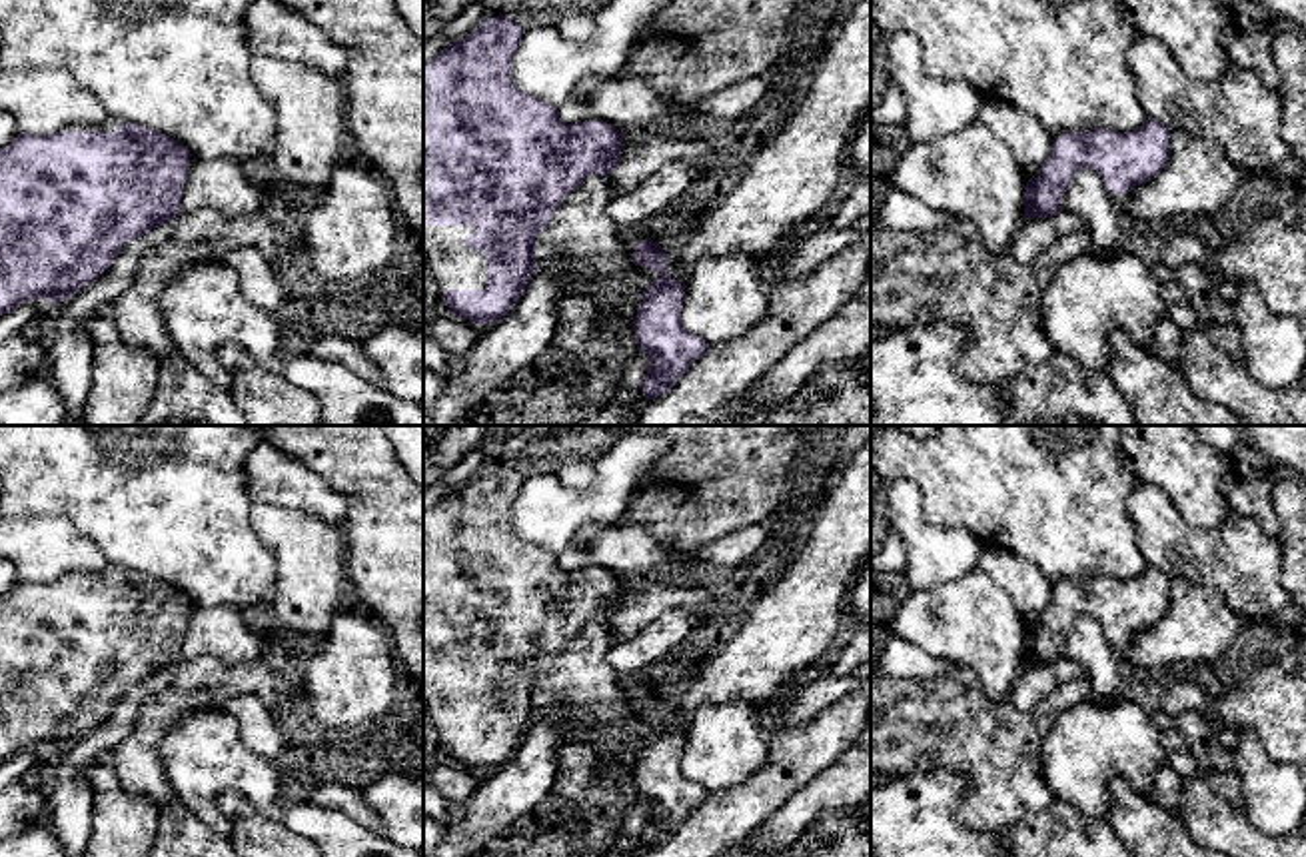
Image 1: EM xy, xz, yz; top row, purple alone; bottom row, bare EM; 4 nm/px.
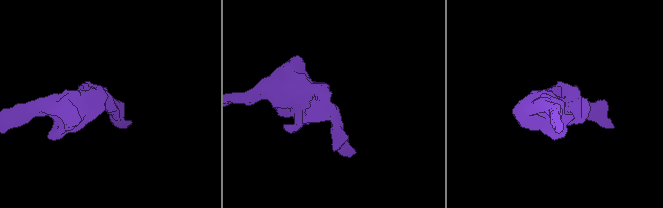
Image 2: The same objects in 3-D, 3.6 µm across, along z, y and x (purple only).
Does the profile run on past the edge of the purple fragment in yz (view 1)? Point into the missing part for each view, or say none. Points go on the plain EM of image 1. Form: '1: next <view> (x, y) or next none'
1: next none

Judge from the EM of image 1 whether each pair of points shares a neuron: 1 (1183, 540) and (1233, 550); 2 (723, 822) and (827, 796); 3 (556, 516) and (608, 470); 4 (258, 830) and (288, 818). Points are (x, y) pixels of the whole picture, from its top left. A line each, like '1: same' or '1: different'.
1: same
2: different
3: same
4: different

